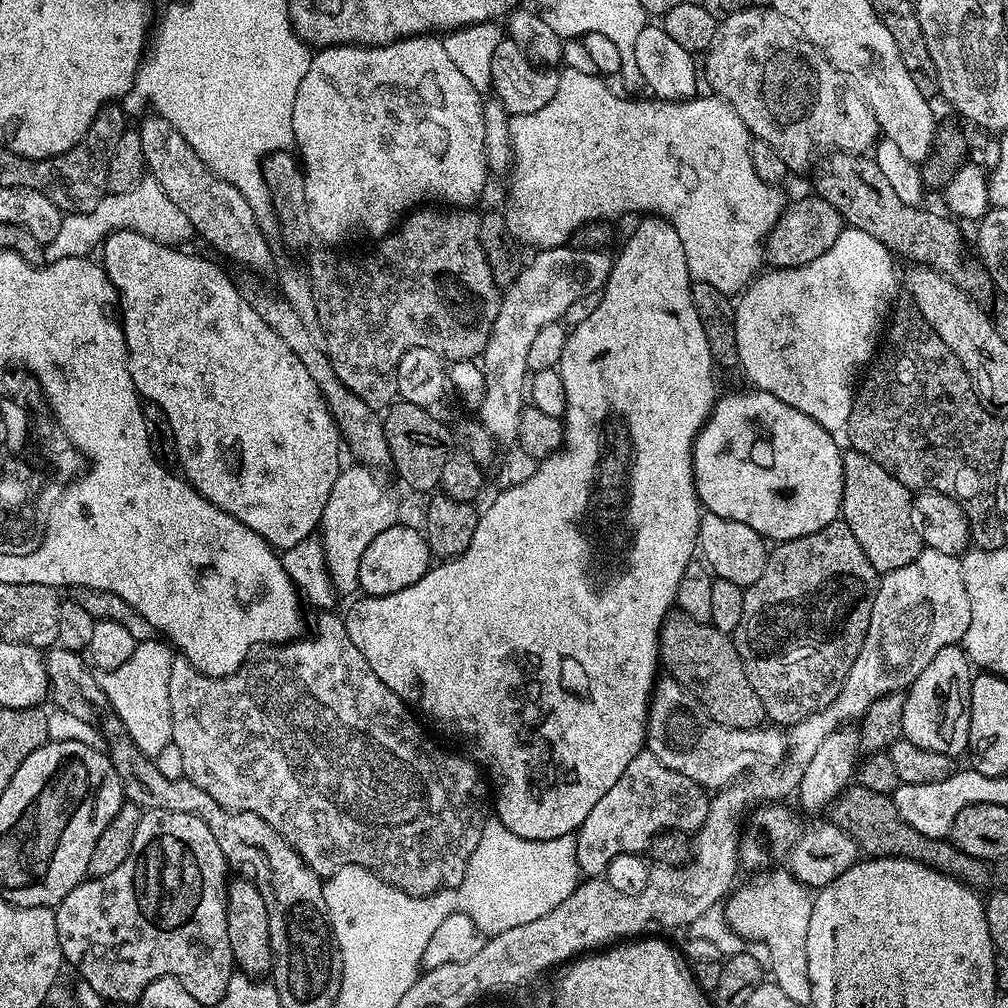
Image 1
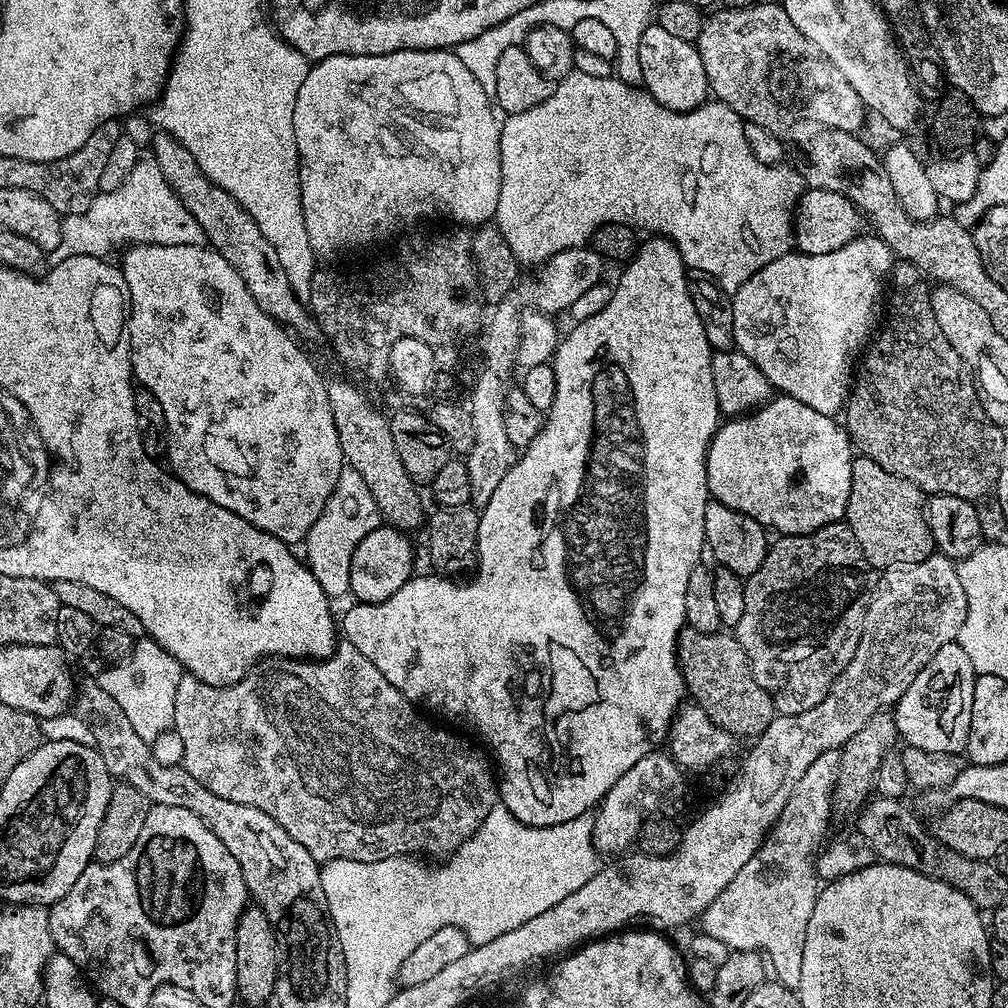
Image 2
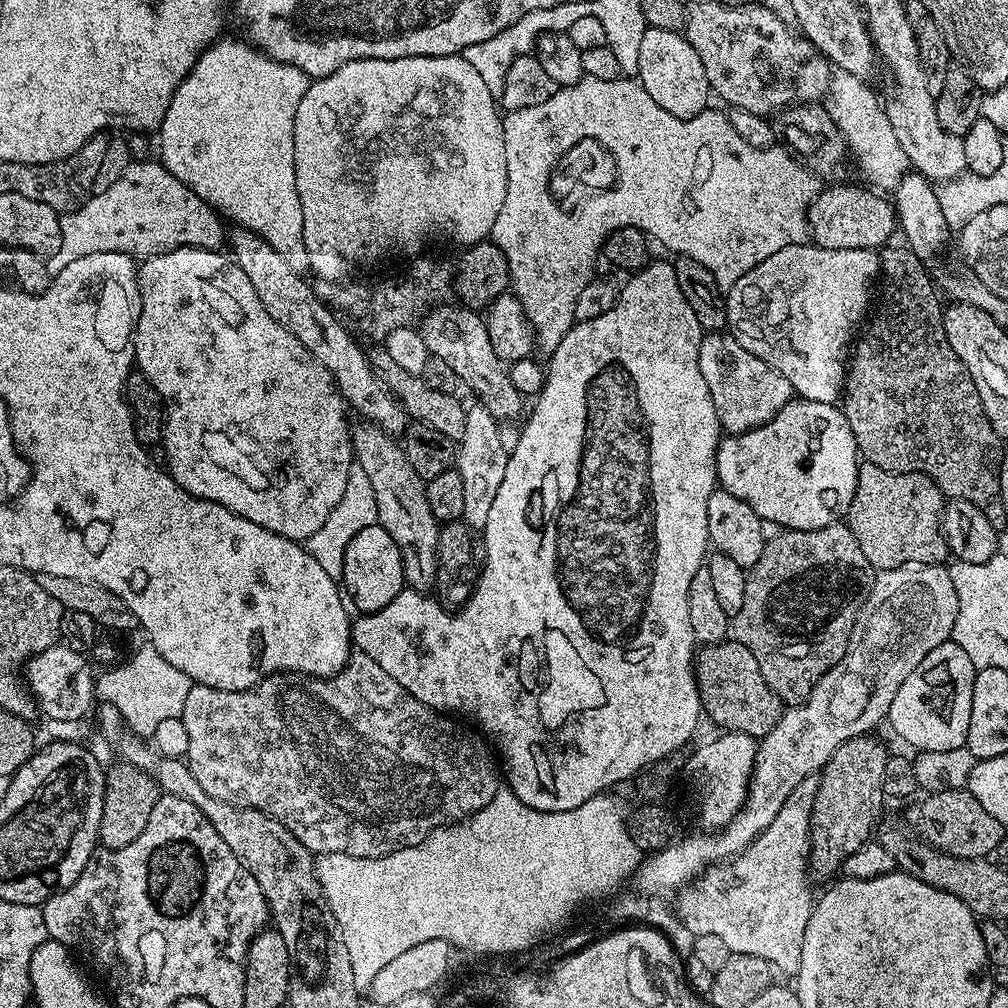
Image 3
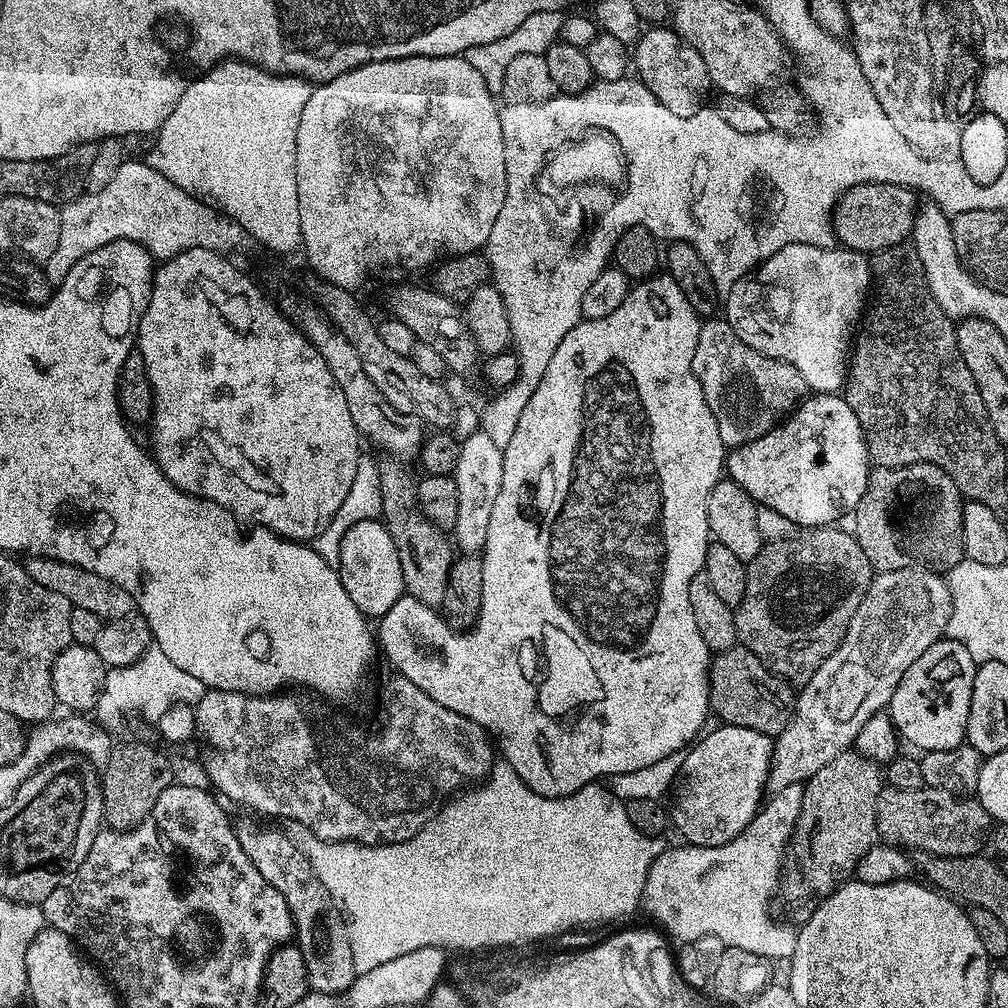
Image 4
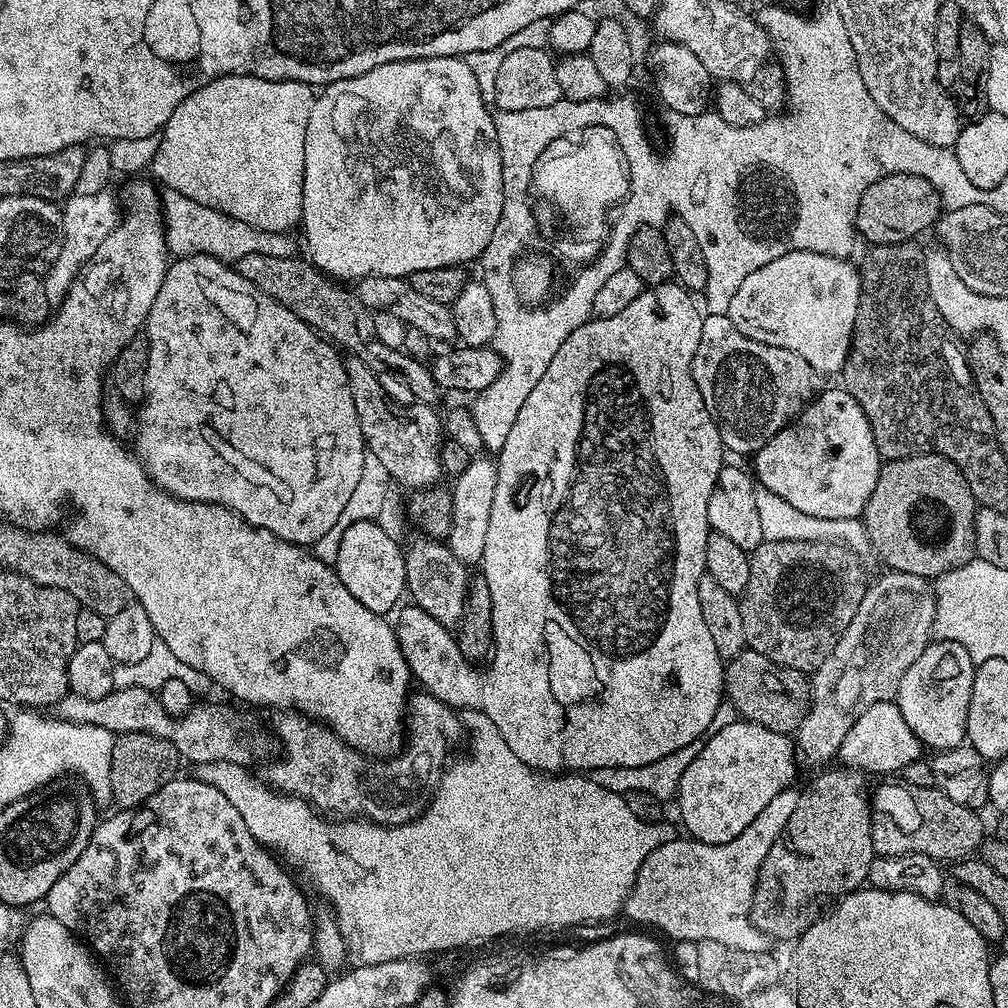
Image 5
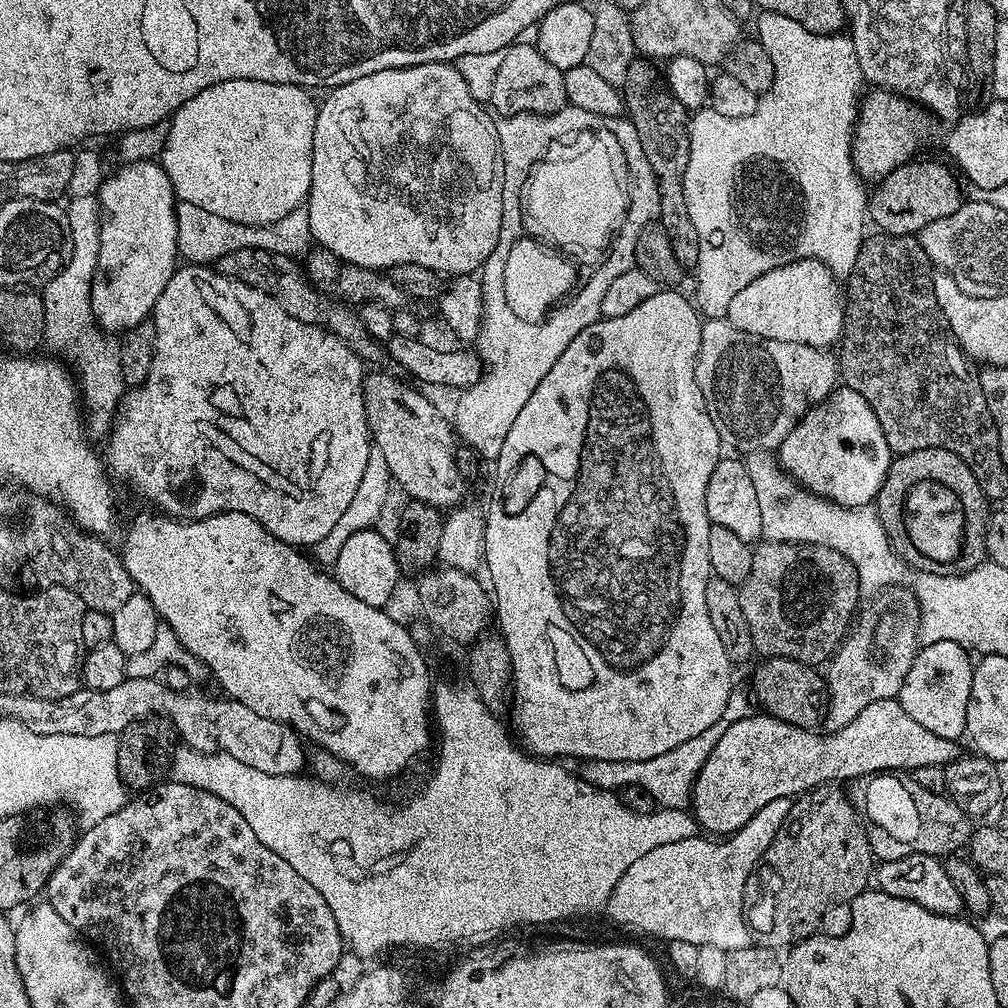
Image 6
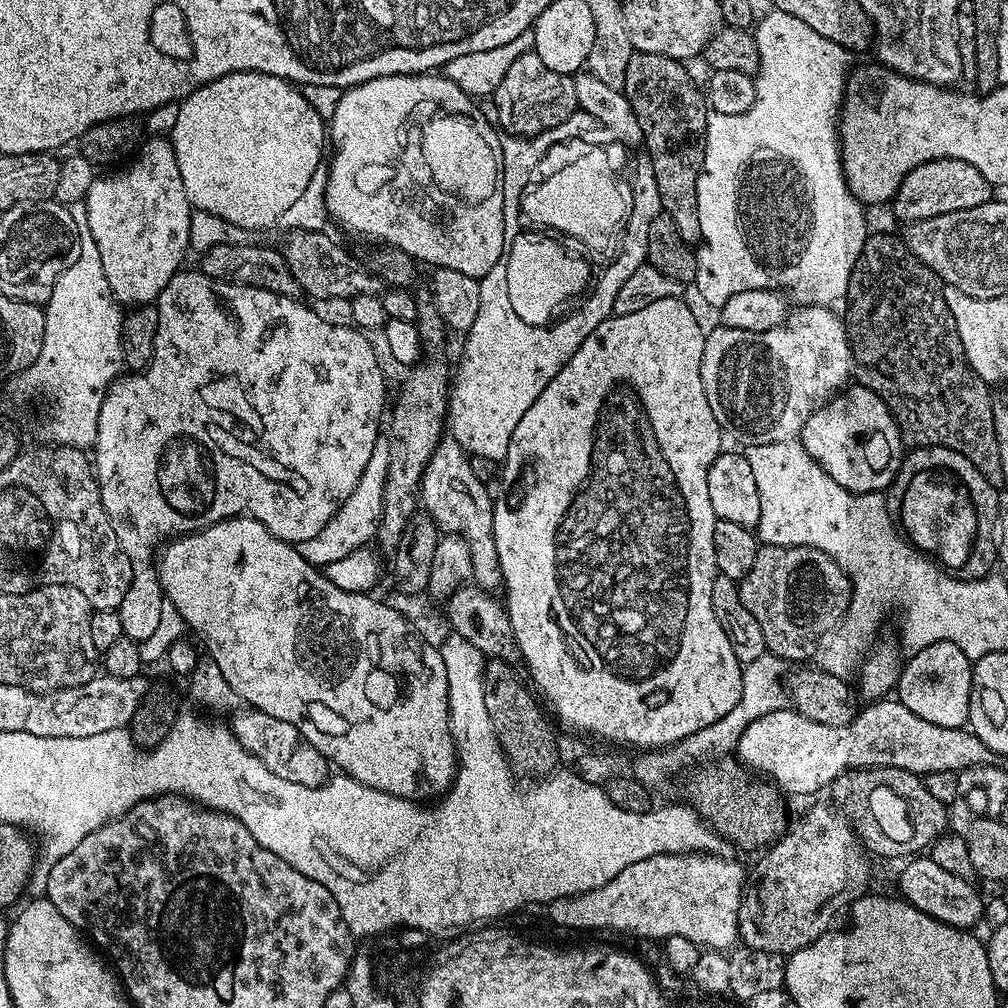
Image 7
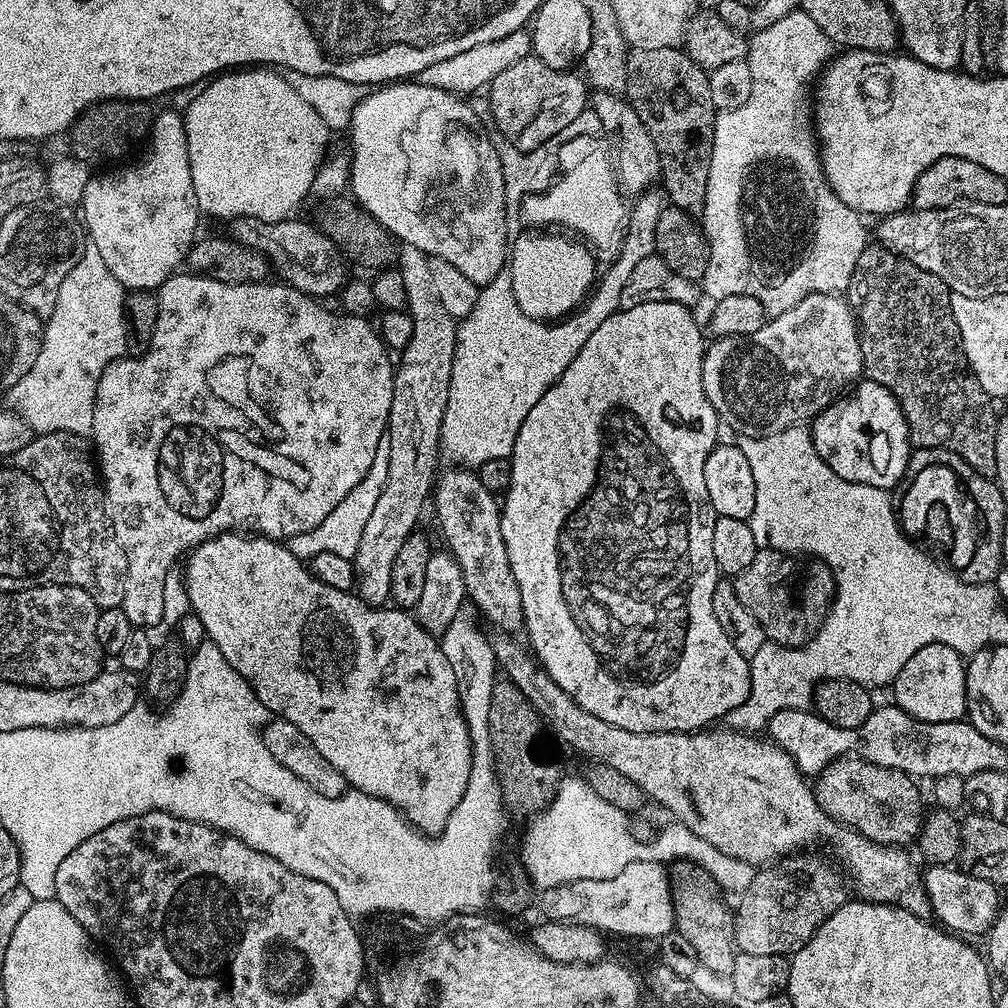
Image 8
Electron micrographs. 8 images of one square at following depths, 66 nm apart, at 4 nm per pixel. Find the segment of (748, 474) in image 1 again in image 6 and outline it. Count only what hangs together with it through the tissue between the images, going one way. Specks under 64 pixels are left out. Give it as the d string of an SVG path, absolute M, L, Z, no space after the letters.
M843 386L810 409L794 430L786 434L778 449L778 463L793 480L807 491L845 506L871 505L882 482L886 482L893 459L894 453L870 402L866 402L858 390Z

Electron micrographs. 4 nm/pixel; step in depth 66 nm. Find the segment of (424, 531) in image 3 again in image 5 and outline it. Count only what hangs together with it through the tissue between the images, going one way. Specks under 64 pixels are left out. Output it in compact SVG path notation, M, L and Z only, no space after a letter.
M415 538L416 540L412 540L409 544L406 544L404 548L404 561L406 562L406 592L410 597L412 595L411 603L415 605L415 607L421 608L426 614L430 614L430 618L434 618L440 624L445 626L456 626L459 625L460 619L464 617L464 598L468 591L468 582L470 579L469 569L465 564L461 562L458 558L454 558L454 554L448 549L447 543L438 541L438 540L429 540L427 538Z

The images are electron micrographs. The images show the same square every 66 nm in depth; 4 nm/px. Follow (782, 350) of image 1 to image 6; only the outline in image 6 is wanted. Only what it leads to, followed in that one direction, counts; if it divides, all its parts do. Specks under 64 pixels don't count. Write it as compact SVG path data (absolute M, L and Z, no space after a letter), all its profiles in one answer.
M796 260L762 274L762 278L754 278L730 302L726 318L738 330L758 340L794 342L828 350L844 335L845 307L841 281L826 264Z

